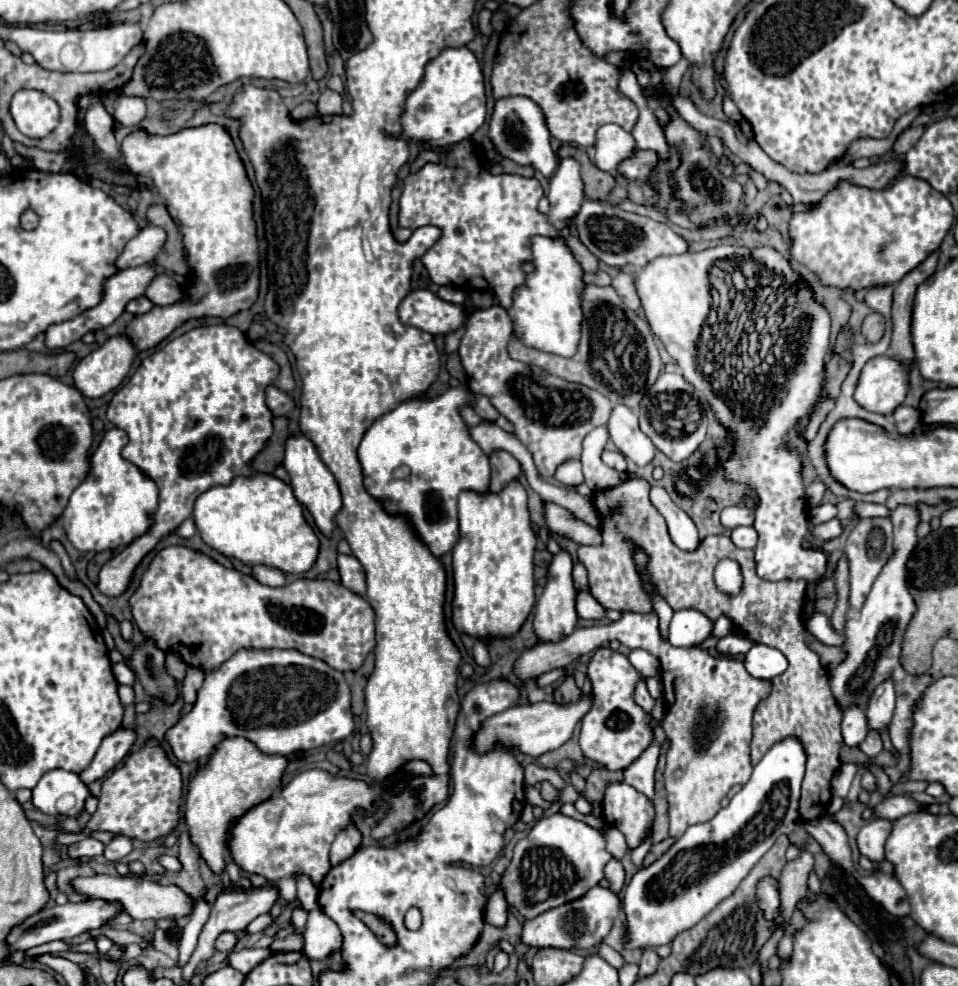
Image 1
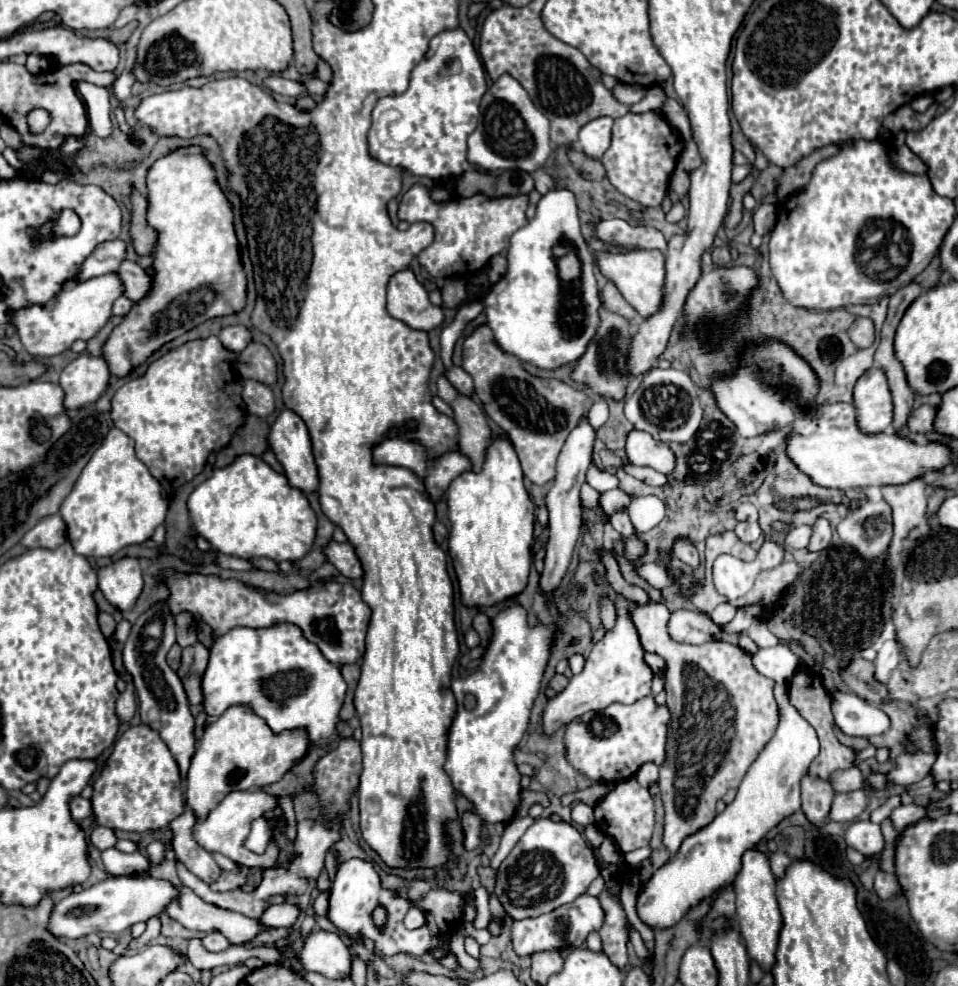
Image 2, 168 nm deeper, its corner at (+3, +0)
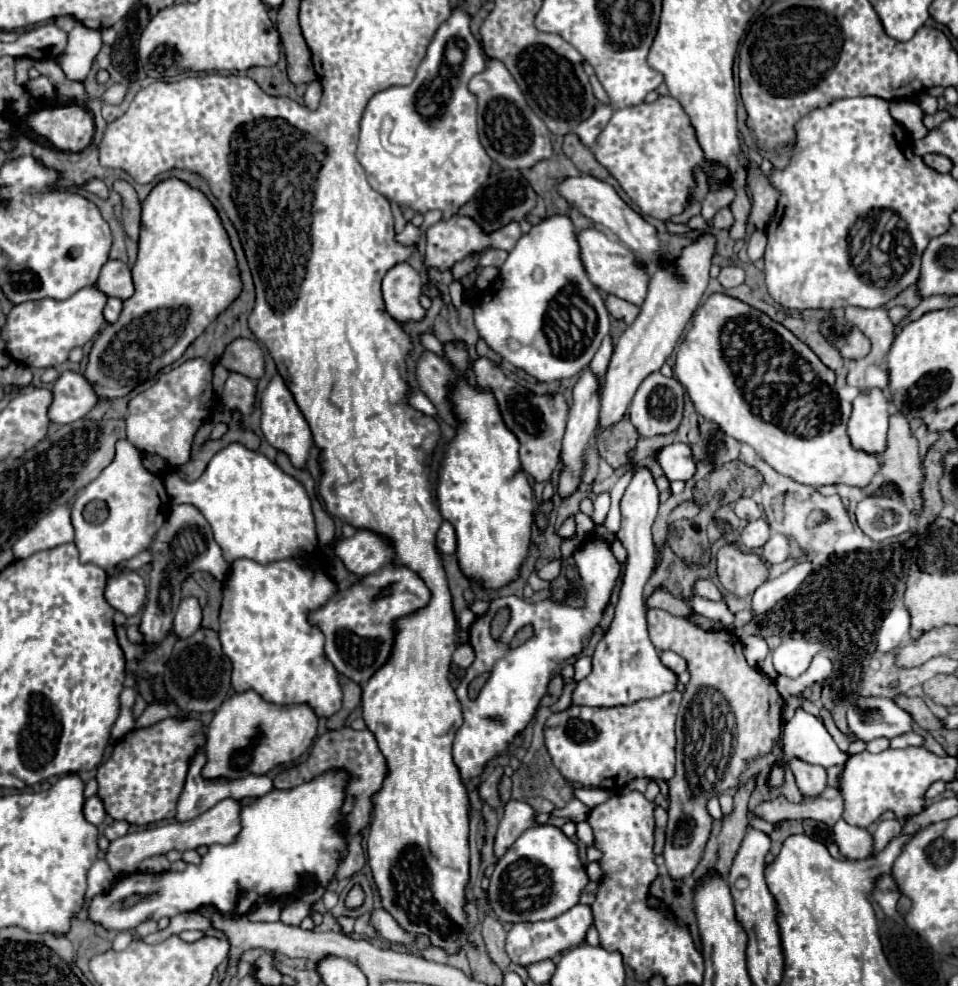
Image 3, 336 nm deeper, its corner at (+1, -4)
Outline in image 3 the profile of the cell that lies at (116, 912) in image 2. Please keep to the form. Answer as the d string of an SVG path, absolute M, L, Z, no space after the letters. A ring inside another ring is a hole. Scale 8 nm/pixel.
M327 771L295 789L273 789L253 805L243 807L243 831L235 843L211 845L201 865L187 865L181 873L131 873L117 877L109 893L95 895L89 901L89 919L107 931L131 931L143 921L159 921L183 911L197 911L203 905L213 905L221 913L245 915L253 903L265 897L297 891L301 877L311 877L327 887L347 849L339 811L345 797L345 783L345 773Z

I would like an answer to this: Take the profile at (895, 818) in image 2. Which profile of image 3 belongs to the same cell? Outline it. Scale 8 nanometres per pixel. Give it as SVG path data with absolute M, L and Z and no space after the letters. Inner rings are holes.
M887 819L887 821L881 821L877 825L877 831L873 833L873 839L875 839L875 853L879 853L893 837L897 837L903 829L903 821L899 819Z

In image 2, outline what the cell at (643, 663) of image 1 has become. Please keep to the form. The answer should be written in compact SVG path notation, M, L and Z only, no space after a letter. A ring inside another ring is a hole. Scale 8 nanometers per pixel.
M645 653L645 661L647 661L647 665L653 669L655 675L661 675L661 673L663 673L663 669L665 669L663 657L659 657L659 655L655 655L655 653Z

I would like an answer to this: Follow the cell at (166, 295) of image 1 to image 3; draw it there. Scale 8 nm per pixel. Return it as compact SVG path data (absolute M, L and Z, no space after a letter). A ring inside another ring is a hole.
M107 261L103 265L97 289L107 293L109 297L119 297L119 299L129 299L135 293L133 279L131 279L131 269L123 261Z

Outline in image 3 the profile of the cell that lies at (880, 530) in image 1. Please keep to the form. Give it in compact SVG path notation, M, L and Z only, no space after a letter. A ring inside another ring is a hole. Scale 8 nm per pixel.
M865 497L855 509L859 529L875 543L901 535L913 519L899 497Z

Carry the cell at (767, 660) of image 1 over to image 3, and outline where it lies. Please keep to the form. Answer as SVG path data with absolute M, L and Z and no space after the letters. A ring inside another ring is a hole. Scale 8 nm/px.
M792 633L773 651L773 667L779 675L797 679L807 671L815 653L823 651L821 641L809 641Z

